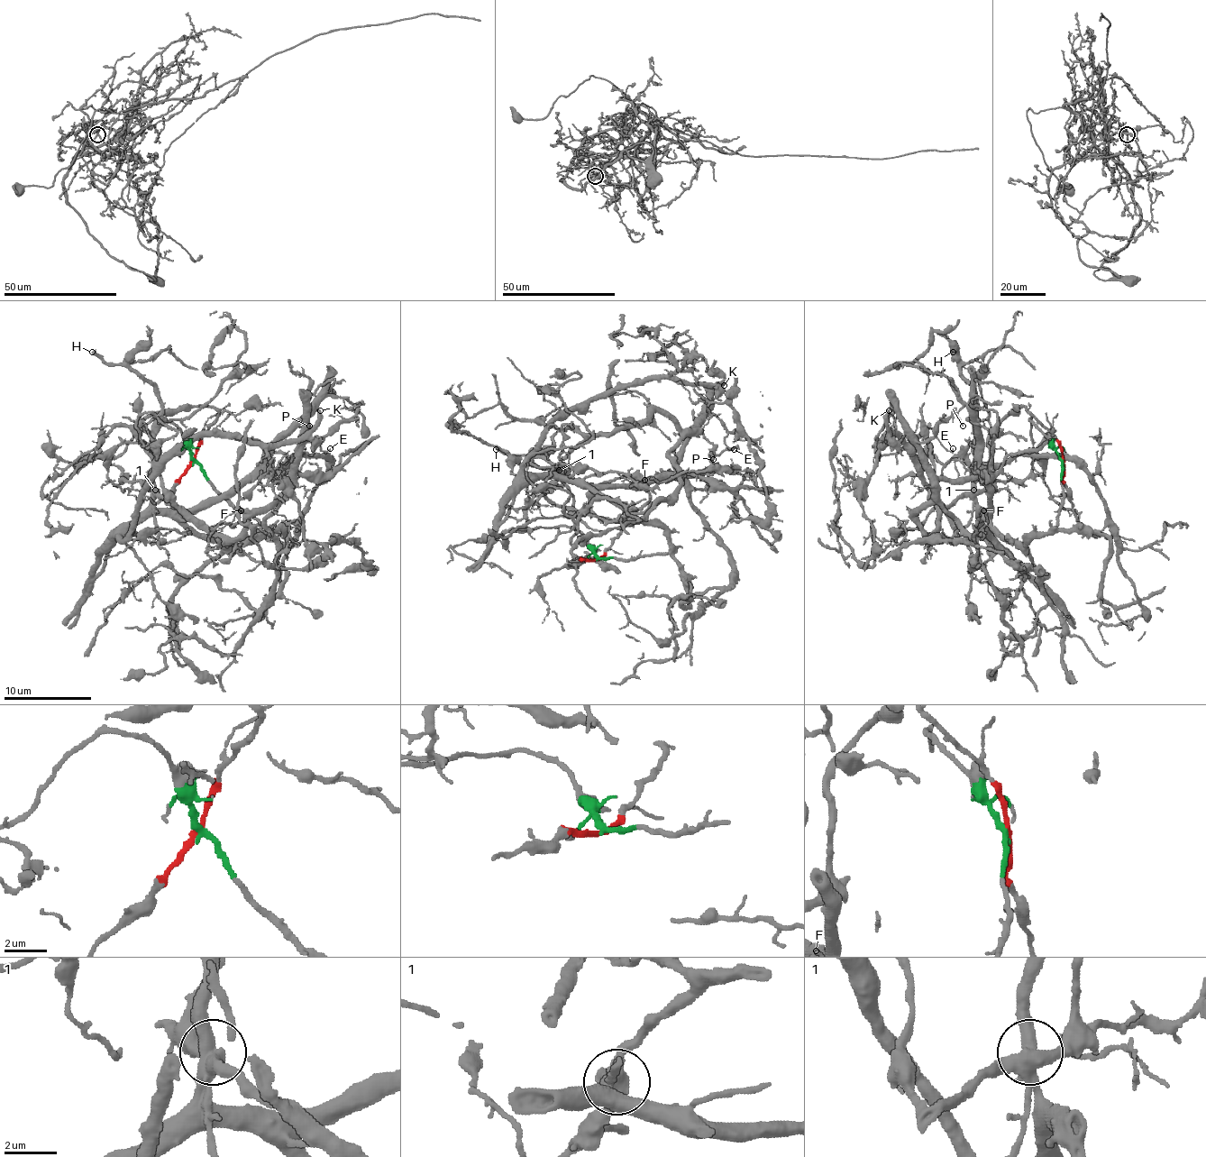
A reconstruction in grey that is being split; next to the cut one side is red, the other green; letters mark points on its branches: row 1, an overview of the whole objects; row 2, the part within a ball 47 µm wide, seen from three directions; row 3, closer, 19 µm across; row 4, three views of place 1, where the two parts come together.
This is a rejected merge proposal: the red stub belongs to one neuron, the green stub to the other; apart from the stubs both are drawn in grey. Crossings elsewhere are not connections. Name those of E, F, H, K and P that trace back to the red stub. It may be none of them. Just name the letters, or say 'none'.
E

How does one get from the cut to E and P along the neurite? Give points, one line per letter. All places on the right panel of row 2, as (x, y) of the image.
E: (1063, 461), (1021, 406), (988, 439), (988, 483), (928, 538), (918, 441), (953, 448)
P: (1063, 461), (1063, 503), (1055, 527), (1017, 545), (991, 518), (977, 417), (966, 406), (957, 413), (962, 426)

